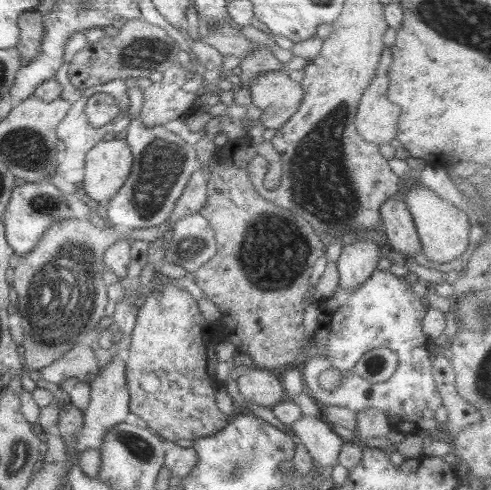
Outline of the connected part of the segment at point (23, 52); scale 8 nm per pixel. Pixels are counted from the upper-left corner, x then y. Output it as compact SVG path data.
M37 10L24 11L18 21L20 40L15 46L20 56L30 61L39 55L46 34L43 15Z

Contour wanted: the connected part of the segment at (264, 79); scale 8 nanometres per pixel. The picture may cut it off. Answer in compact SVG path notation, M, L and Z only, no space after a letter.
M284 69L276 72L264 72L249 83L249 91L253 105L262 110L260 121L267 129L279 129L298 109L304 98L304 90L301 84L294 82Z

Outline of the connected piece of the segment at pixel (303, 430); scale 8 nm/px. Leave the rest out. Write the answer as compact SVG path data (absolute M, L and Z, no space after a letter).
M303 414L291 424L291 430L306 447L317 466L334 468L339 464L339 452L345 441L333 431L330 424Z

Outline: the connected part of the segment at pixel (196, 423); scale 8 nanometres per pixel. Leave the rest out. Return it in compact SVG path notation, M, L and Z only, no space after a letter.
M158 269L155 278L154 288L151 288L148 297L143 297L144 302L139 306L131 344L124 359L129 411L142 418L150 430L165 440L193 440L220 432L230 418L218 409L215 399L218 385L215 367L219 361L214 351L218 338L213 324L202 316L198 302L189 292L170 282L170 278L161 274Z

